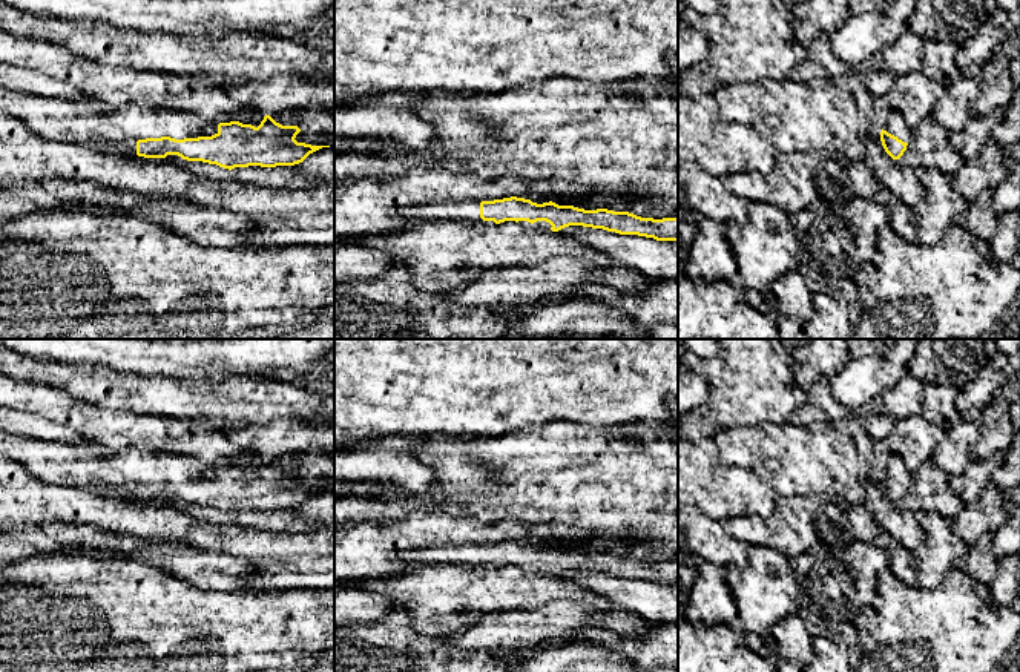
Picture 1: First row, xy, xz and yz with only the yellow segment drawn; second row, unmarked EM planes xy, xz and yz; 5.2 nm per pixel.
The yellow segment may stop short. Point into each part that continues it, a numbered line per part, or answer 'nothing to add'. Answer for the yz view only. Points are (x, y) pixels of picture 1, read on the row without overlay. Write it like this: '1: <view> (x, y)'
1: yz (894, 467)

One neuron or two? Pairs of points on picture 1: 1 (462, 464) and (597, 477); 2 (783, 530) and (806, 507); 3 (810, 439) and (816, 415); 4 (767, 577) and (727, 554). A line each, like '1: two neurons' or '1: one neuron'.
1: one neuron
2: one neuron
3: two neurons
4: two neurons

